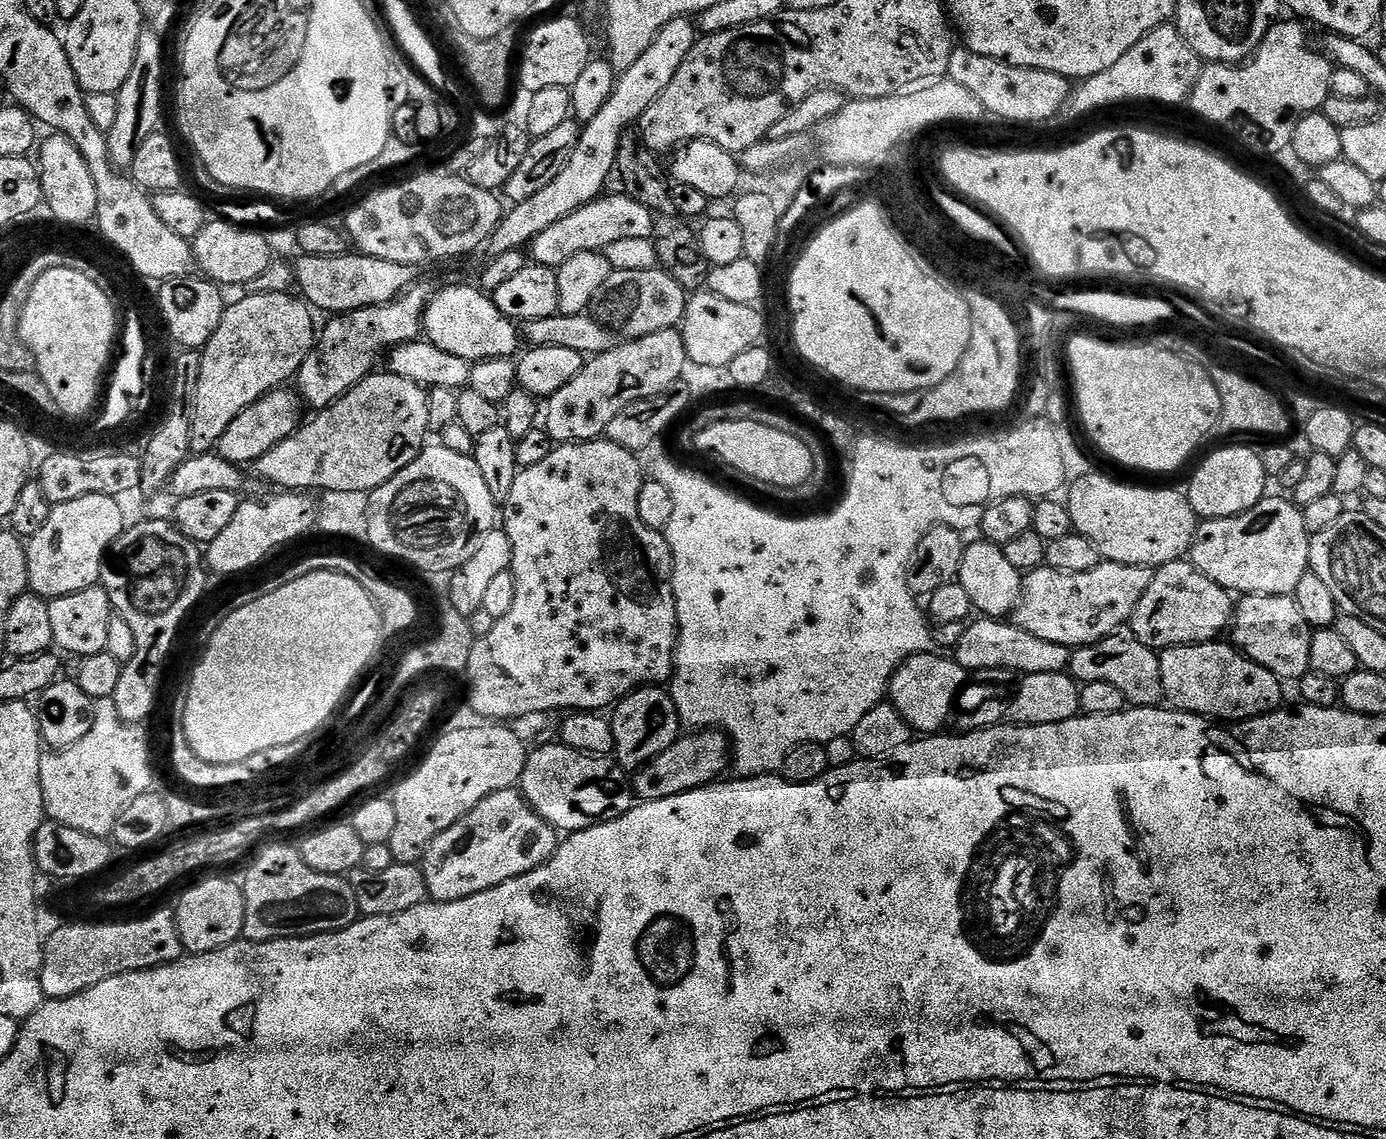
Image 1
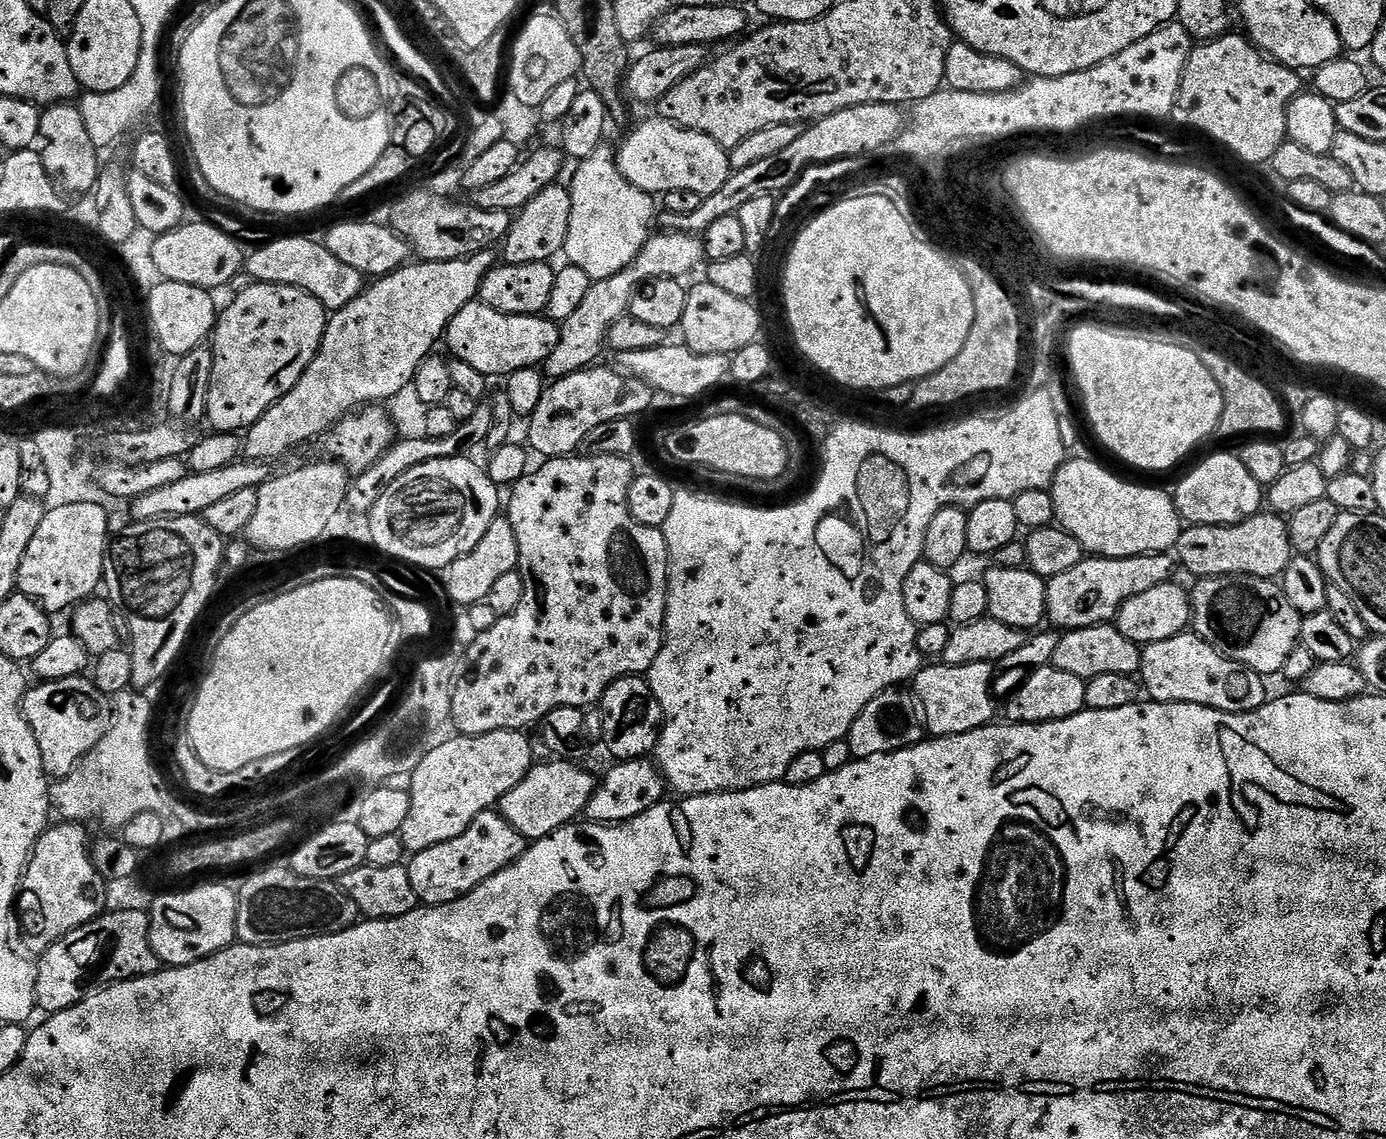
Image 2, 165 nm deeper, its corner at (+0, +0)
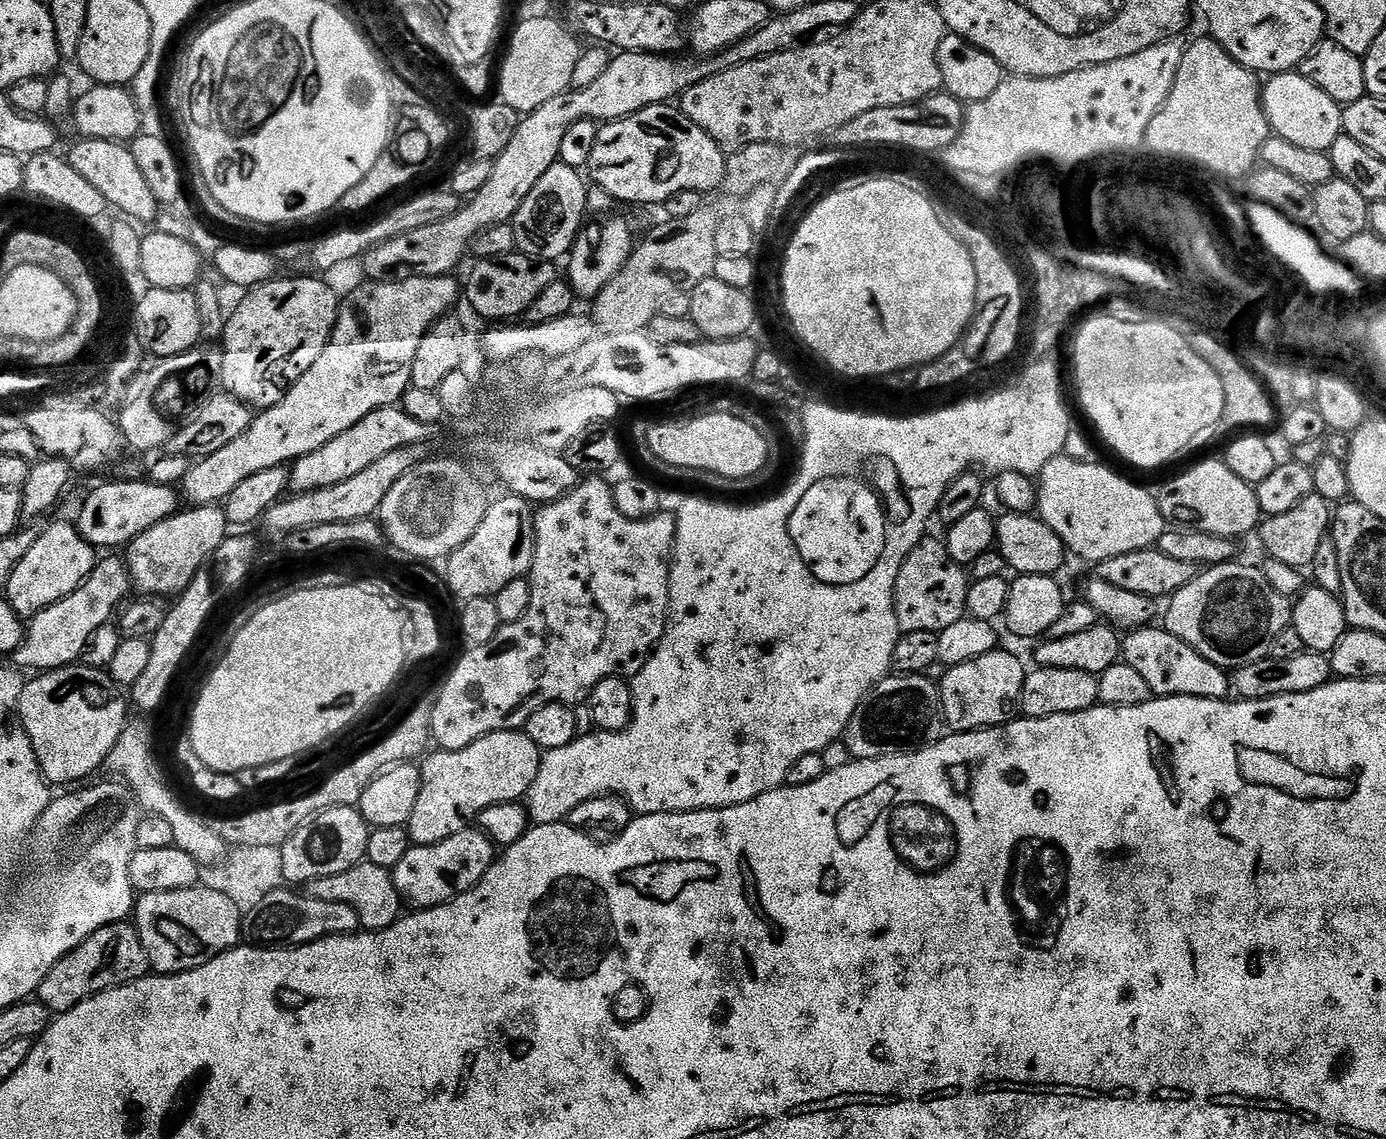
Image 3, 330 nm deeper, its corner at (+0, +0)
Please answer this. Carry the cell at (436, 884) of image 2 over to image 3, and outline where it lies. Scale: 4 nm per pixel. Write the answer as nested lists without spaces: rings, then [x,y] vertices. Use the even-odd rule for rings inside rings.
[[[469,826],[463,832],[446,838],[446,842],[409,848],[406,858],[402,858],[391,873],[400,899],[409,909],[437,908],[469,892],[490,871],[497,856],[498,848],[492,839],[485,832]]]

